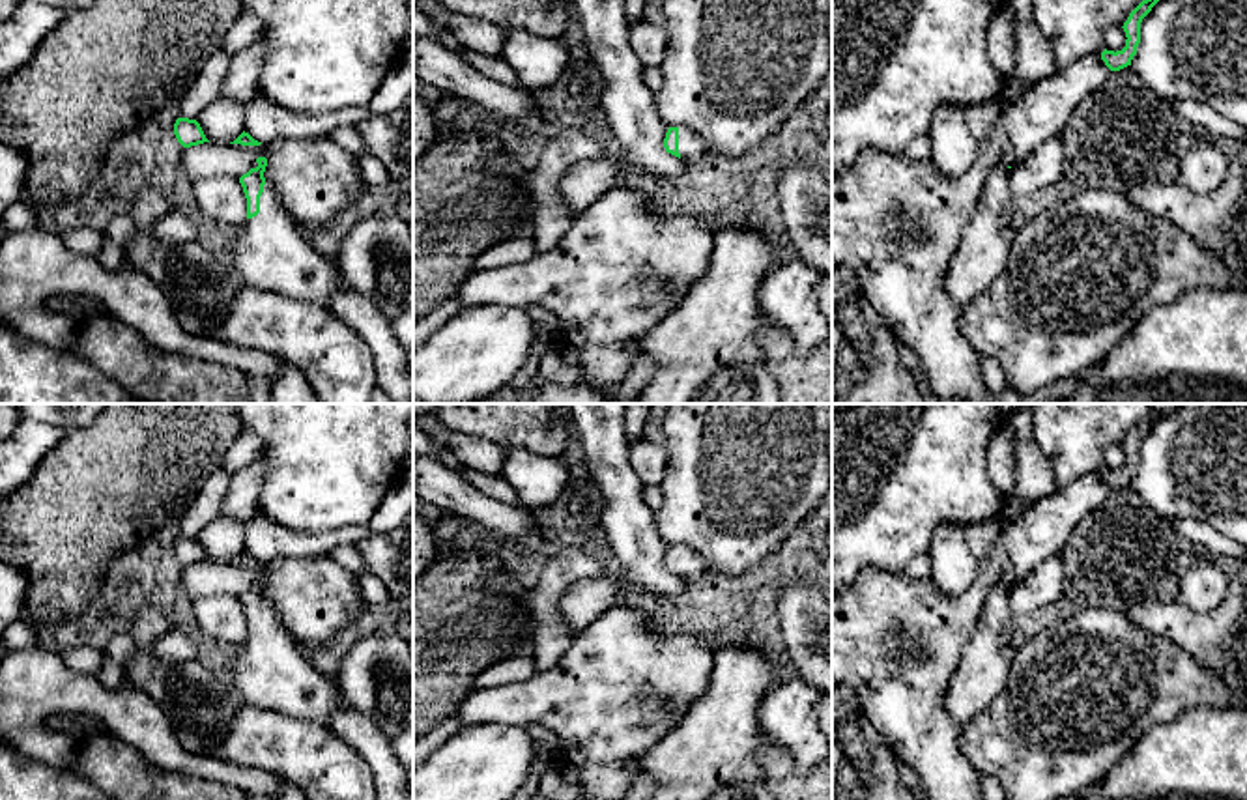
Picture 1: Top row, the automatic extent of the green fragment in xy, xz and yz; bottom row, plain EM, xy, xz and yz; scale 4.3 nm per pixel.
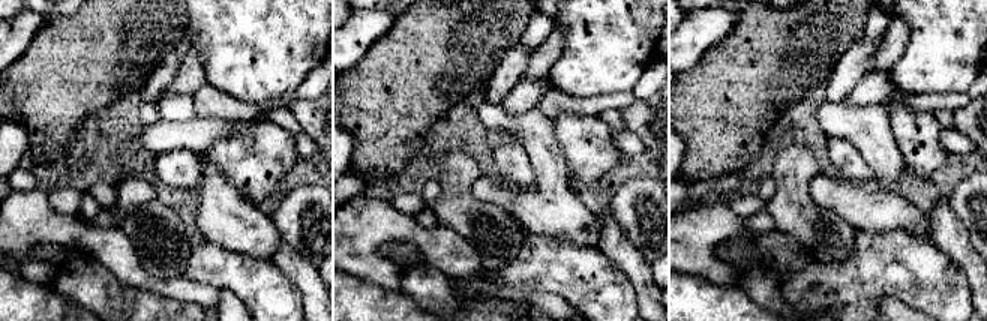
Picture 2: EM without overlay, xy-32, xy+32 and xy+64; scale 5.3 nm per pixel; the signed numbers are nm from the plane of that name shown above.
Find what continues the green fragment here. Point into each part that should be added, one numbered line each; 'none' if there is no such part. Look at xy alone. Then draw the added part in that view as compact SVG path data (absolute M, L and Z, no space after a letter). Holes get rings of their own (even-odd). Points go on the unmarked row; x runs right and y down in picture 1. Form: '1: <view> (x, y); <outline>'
1: xy (272, 671); M267 600L260 632L237 647L228 677L247 705L301 721L329 727L342 703L335 679L312 665Z

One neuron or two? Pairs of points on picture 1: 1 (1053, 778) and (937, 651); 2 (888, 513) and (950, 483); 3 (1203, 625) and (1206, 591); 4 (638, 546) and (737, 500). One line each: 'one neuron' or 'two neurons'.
1: two neurons
2: one neuron
3: two neurons
4: two neurons

